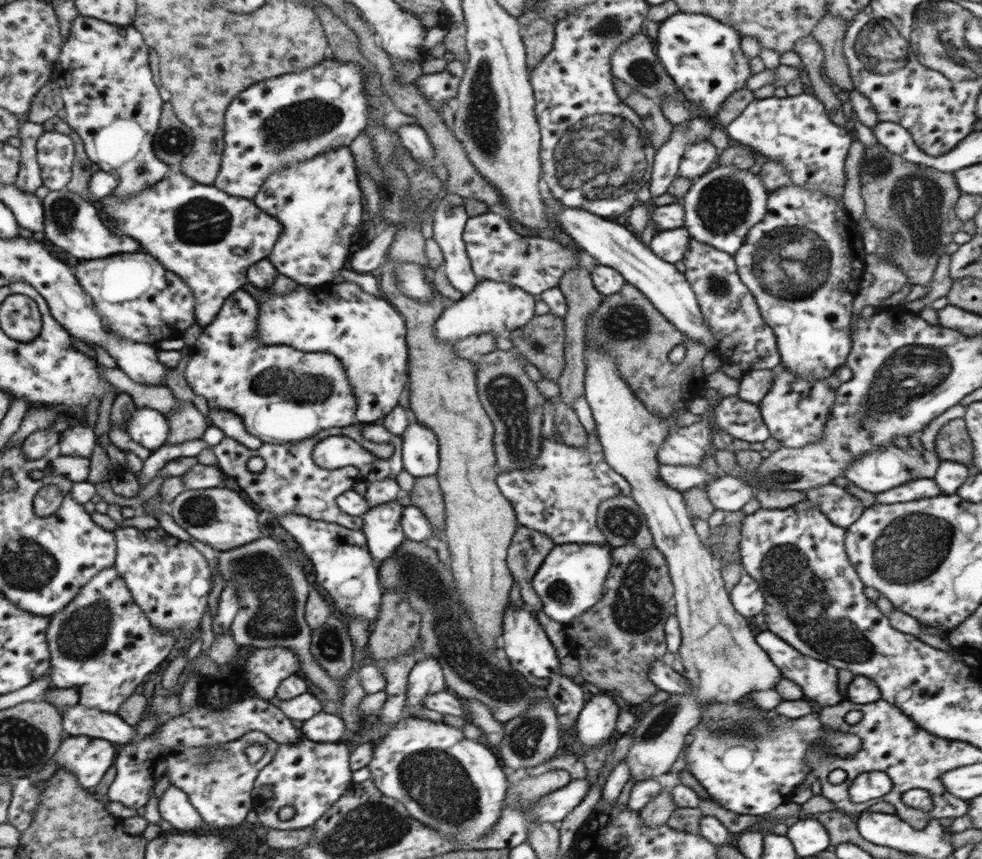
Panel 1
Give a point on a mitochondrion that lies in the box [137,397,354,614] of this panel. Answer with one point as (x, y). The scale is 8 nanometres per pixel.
(198, 511)

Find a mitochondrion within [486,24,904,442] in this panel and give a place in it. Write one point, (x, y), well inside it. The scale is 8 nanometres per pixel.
(599, 156)

